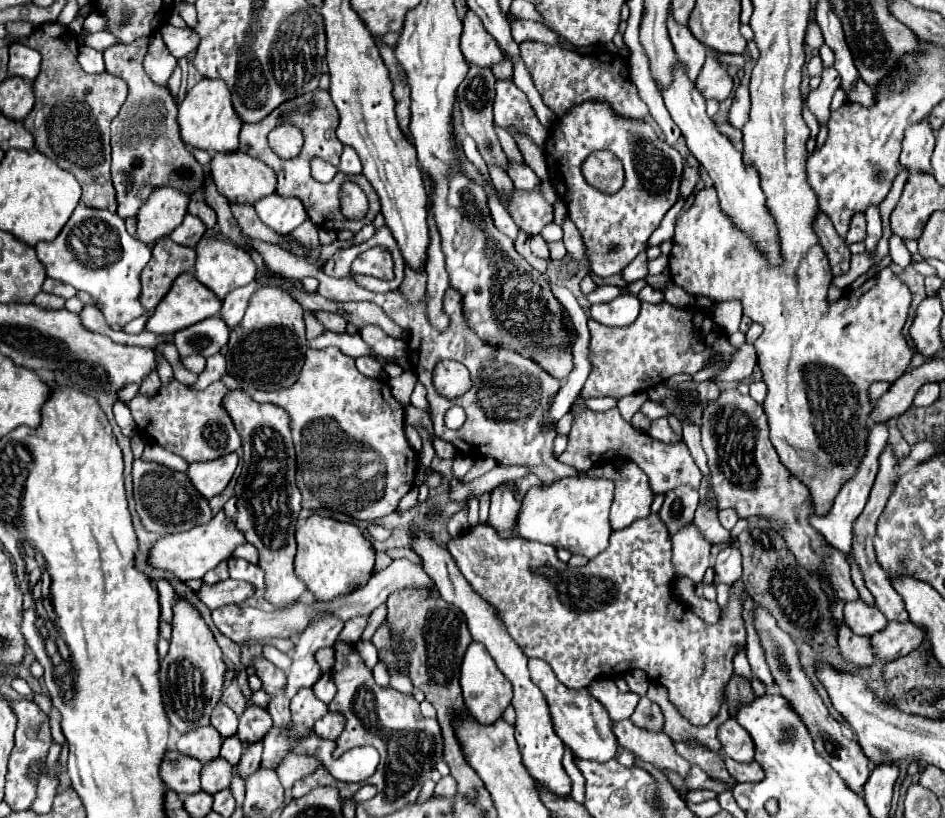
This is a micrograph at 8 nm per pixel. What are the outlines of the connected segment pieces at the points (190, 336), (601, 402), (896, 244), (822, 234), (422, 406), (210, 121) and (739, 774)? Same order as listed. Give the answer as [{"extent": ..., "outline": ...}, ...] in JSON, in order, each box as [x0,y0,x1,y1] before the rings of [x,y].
[{"extent":[174,318,230,358],"outline":[[[206,318],[174,334],[174,346],[178,348],[180,358],[192,356],[194,352],[208,358],[228,342],[228,336],[230,328],[220,318]]]},{"extent":[585,397,617,412],"outline":[[[611,397],[591,398],[585,400],[586,406],[592,411],[603,412],[617,406],[617,400]]]},{"extent":[890,236,912,268],"outline":[[[898,236],[890,238],[890,258],[892,258],[892,262],[896,262],[902,268],[906,268],[910,264],[910,260],[912,260],[908,248],[904,246],[902,238],[898,238]]]},{"extent":[814,212,850,276],"outline":[[[818,212],[816,220],[814,220],[814,232],[816,232],[826,256],[830,258],[832,276],[846,274],[848,272],[848,264],[850,264],[848,244],[836,234],[830,218],[824,212]]]},{"extent":[410,382,430,414],"outline":[[[418,382],[416,388],[414,388],[414,394],[412,394],[412,400],[410,404],[418,410],[424,410],[426,414],[430,414],[430,408],[428,408],[428,400],[426,400],[426,388],[422,388],[422,384]]]},{"extent":[178,78,242,152],"outline":[[[202,78],[180,102],[178,124],[184,144],[192,148],[202,148],[210,152],[236,152],[238,148],[238,132],[242,128],[242,122],[232,108],[230,90],[222,80]]]},{"extent":[724,756,764,782],"outline":[[[728,756],[724,758],[726,762],[726,768],[728,772],[738,780],[738,782],[758,782],[764,778],[764,772],[762,768],[756,764],[756,762],[750,762],[750,764],[740,764],[736,760],[730,760]]]}]

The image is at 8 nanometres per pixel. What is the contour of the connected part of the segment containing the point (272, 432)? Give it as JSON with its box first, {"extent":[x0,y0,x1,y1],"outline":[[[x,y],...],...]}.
{"extent":[222,390,306,608],"outline":[[[230,390],[222,406],[230,414],[242,438],[242,474],[236,482],[236,526],[244,532],[246,540],[260,552],[260,568],[264,570],[266,594],[264,598],[278,608],[292,606],[300,600],[306,586],[294,574],[294,530],[300,514],[300,490],[296,486],[296,458],[290,438],[288,414],[274,404],[258,404],[244,390]]]}

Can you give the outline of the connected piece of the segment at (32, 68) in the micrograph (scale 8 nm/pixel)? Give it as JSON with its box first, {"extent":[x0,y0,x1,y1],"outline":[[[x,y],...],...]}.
{"extent":[8,42,40,82],"outline":[[[18,42],[12,44],[8,72],[10,76],[20,76],[26,82],[32,82],[40,72],[40,52]]]}

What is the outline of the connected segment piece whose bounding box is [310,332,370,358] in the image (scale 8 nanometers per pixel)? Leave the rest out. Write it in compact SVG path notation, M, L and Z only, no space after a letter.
M324 332L324 334L320 334L316 340L312 340L310 346L312 346L312 348L336 346L336 348L340 348L344 354L348 354L348 356L352 356L352 358L368 356L368 354L370 354L368 346L364 344L364 340L362 340L358 334L330 334L330 332Z

